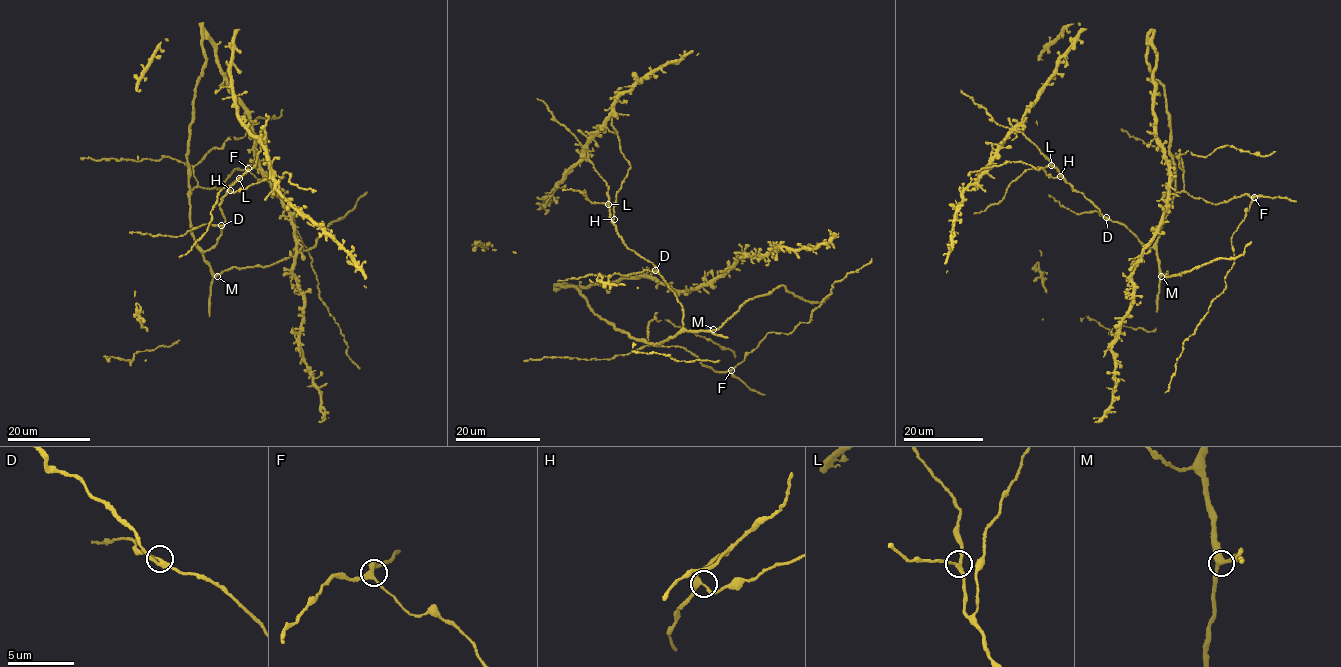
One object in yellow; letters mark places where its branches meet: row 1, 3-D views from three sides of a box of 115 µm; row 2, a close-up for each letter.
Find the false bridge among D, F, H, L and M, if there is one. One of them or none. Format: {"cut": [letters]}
{"cut": []}

